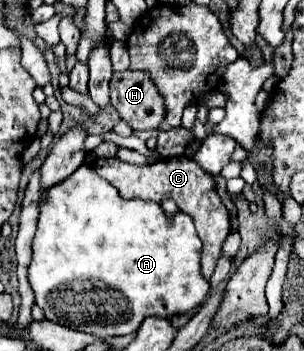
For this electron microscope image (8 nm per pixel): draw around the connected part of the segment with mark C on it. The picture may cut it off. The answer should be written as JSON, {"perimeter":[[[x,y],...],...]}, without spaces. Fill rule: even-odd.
{"perimeter":[[[182,155],[182,157],[168,157],[168,159],[160,159],[154,165],[134,165],[122,159],[94,159],[90,163],[90,167],[108,183],[112,183],[118,193],[124,199],[150,199],[160,203],[162,199],[174,199],[178,209],[188,213],[194,219],[198,237],[204,245],[202,249],[202,275],[206,279],[212,277],[214,267],[216,267],[216,259],[222,253],[222,245],[226,241],[226,237],[230,235],[230,213],[224,207],[218,191],[216,191],[216,181],[212,175],[208,175],[196,161],[192,161],[190,157]]]}

